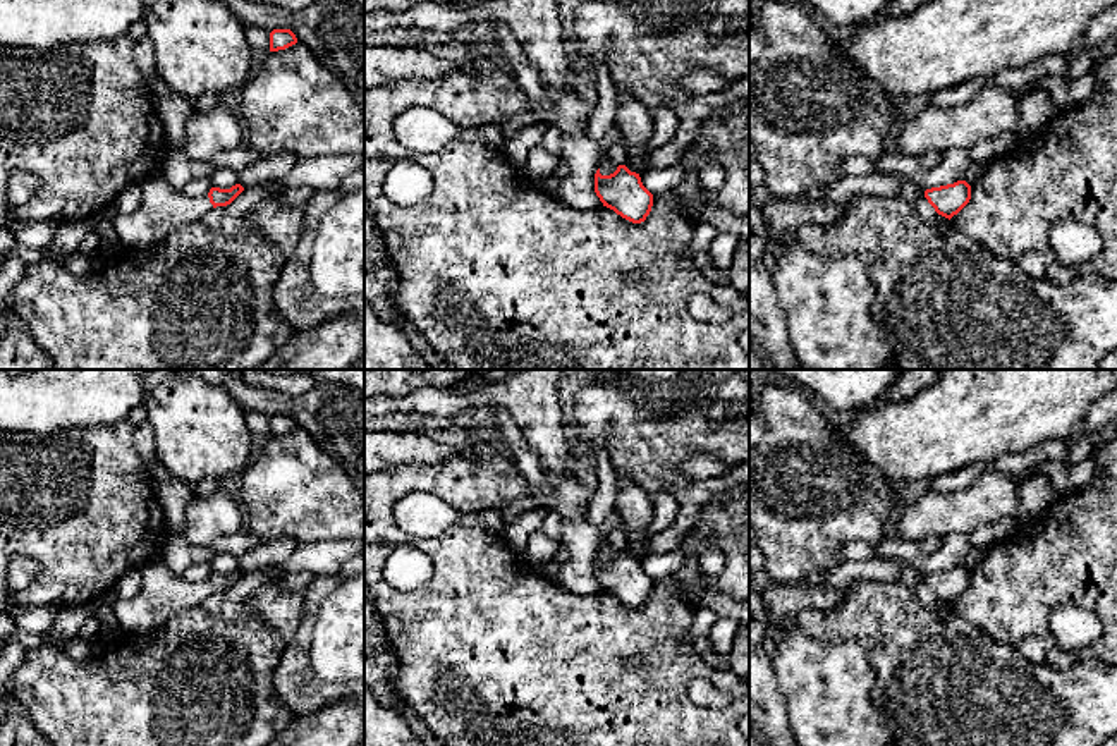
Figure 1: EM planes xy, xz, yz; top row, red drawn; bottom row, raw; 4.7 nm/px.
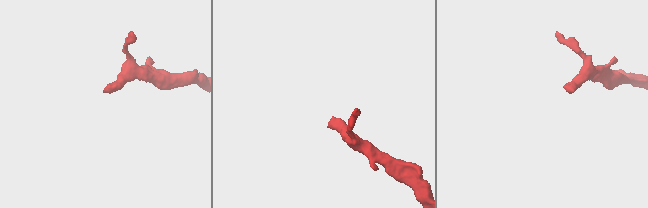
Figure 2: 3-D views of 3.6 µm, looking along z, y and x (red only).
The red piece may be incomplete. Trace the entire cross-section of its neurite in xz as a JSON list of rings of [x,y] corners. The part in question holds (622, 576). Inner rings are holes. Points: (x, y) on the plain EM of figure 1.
[[[619,550],[610,560],[595,559],[595,578],[603,591],[622,603],[641,608],[651,596],[653,579],[643,571],[639,559]]]

